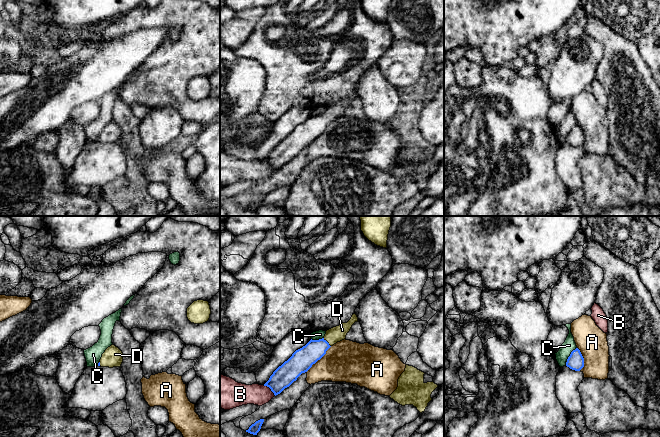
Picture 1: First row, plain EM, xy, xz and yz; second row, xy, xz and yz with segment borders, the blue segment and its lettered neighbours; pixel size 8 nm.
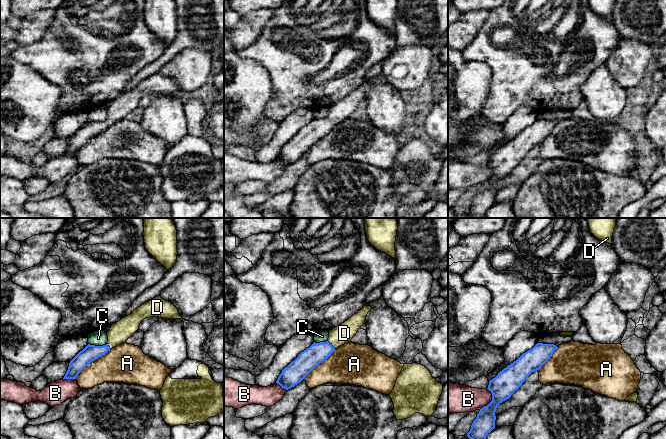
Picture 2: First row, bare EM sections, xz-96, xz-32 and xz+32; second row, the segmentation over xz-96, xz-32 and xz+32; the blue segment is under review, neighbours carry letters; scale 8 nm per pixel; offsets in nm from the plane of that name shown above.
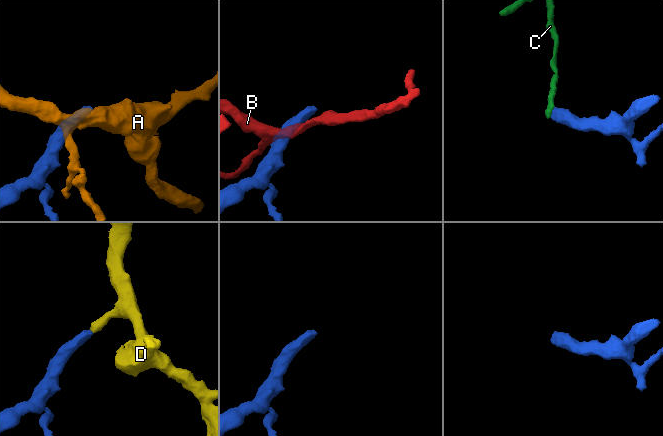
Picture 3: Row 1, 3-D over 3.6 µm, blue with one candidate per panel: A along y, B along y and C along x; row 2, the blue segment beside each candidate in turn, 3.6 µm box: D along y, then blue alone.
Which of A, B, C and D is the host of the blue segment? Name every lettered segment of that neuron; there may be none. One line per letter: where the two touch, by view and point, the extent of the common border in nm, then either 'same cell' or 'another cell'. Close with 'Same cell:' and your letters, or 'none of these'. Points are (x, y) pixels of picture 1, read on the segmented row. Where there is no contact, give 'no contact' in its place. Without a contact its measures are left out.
A: contact xz (318, 359); length 300 nm; another cell
B: contact xz (270, 388); length 130 nm; another cell
C: contact yz (570, 354); length 140 nm; another cell
D: contact xz (327, 342); length 90 nm; same cell
Same cell: D

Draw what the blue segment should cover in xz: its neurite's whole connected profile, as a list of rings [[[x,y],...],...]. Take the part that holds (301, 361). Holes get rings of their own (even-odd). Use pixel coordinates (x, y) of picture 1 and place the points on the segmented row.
[[[354,313],[347,323],[342,323],[327,330],[322,339],[311,339],[279,366],[264,386],[269,387],[275,396],[280,394],[285,388],[296,381],[302,373],[307,372],[313,364],[320,360],[331,346],[344,340],[355,322],[358,322],[358,317]]]

